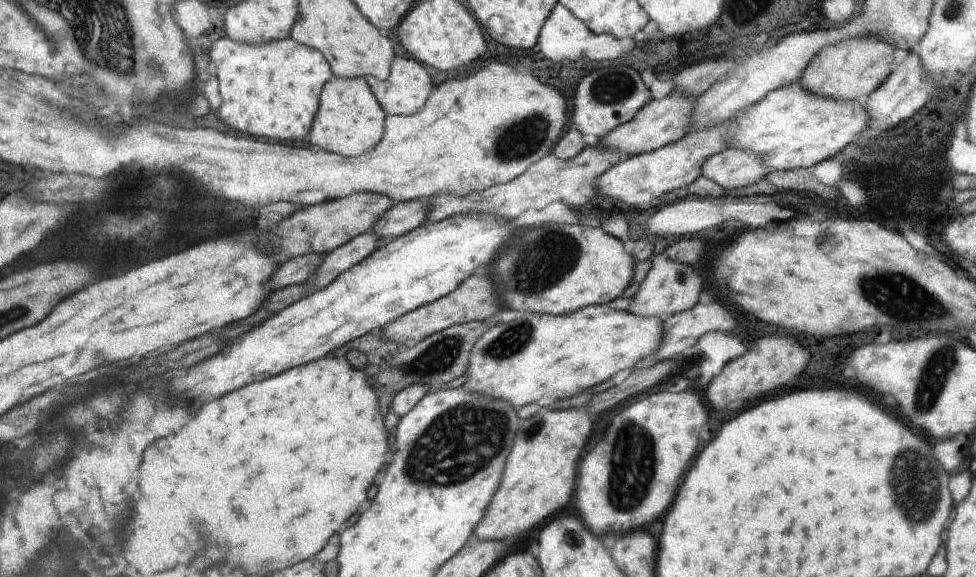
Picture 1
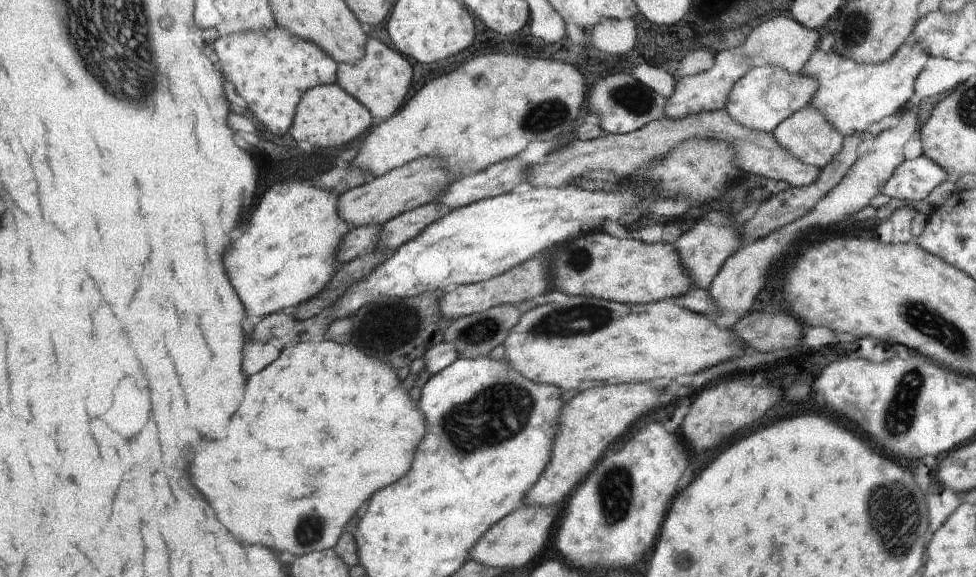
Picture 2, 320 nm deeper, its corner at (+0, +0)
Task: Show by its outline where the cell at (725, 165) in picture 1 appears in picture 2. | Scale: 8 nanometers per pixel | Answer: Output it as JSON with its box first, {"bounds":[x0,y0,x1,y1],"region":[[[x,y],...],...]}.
{"bounds":[774,105,844,169],"region":[[[812,105],[797,110],[791,117],[783,120],[774,130],[775,139],[782,148],[788,149],[802,162],[823,169],[833,161],[834,155],[841,151],[844,136],[827,121],[827,118]]]}

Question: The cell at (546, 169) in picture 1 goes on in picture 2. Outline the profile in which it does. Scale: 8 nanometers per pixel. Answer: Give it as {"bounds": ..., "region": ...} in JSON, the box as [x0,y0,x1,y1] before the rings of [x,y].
{"bounds":[529,109,822,187],"region":[[[726,109],[714,112],[699,112],[682,118],[664,118],[649,122],[641,129],[628,134],[606,133],[597,139],[587,141],[574,140],[568,146],[555,150],[547,156],[545,163],[535,164],[529,168],[529,180],[533,187],[565,187],[582,173],[590,170],[614,170],[618,176],[635,176],[650,163],[669,153],[677,144],[688,139],[718,139],[735,148],[735,159],[746,174],[758,175],[783,180],[790,187],[807,187],[819,176],[822,169],[802,162],[788,149],[782,148],[775,139],[774,133],[765,133],[747,129],[734,120]]]}

